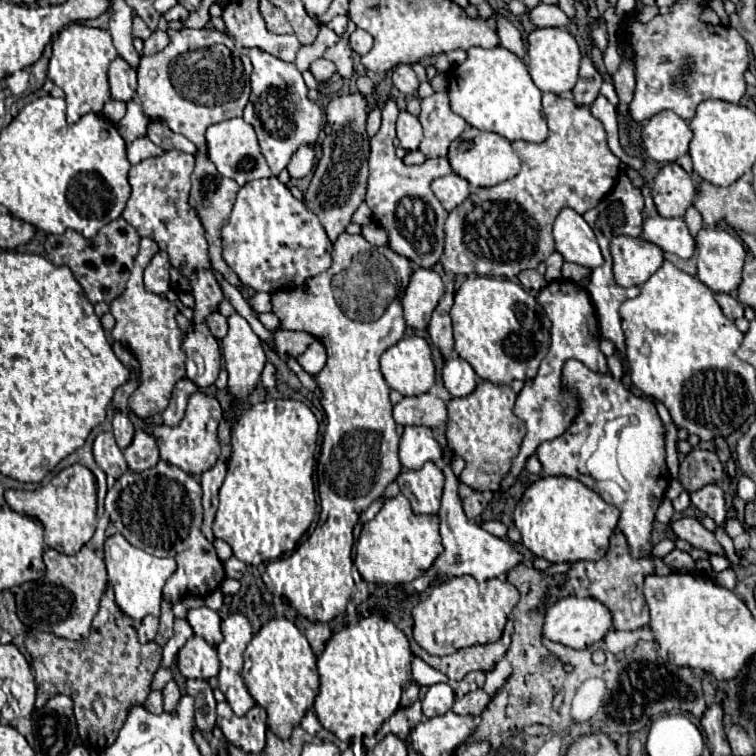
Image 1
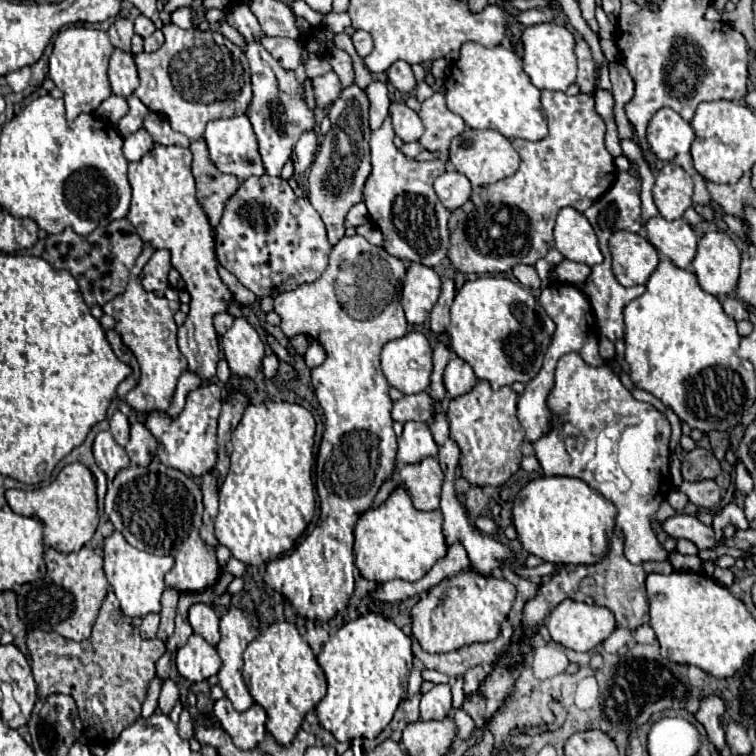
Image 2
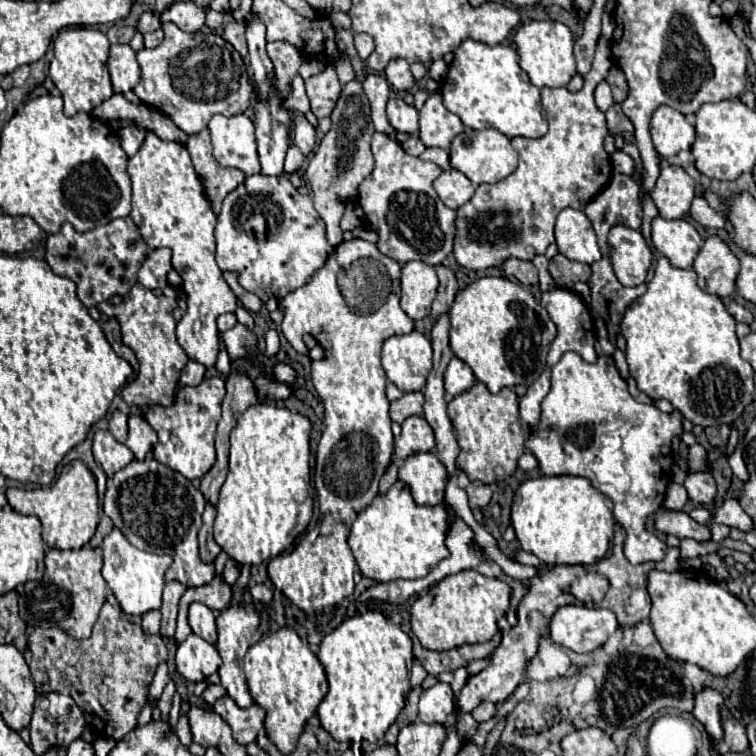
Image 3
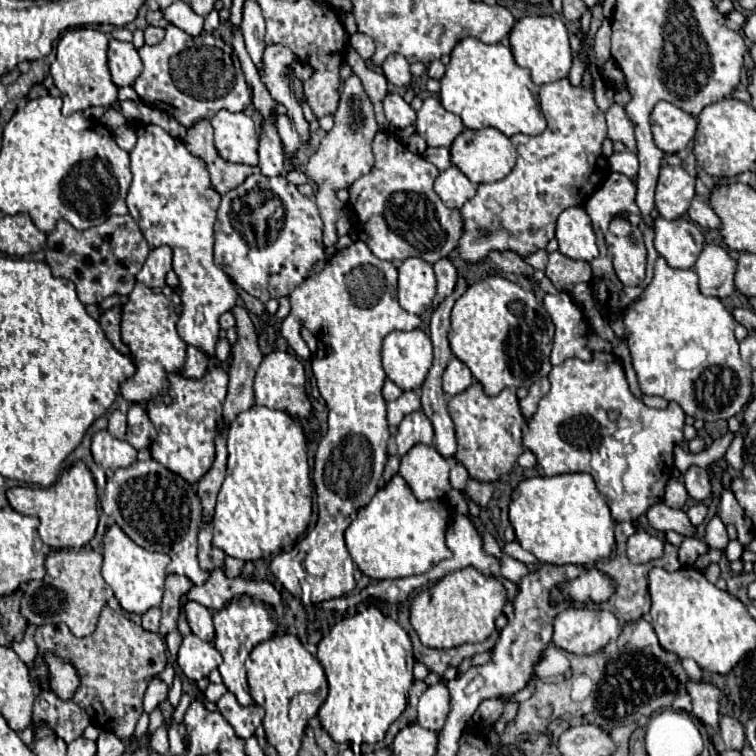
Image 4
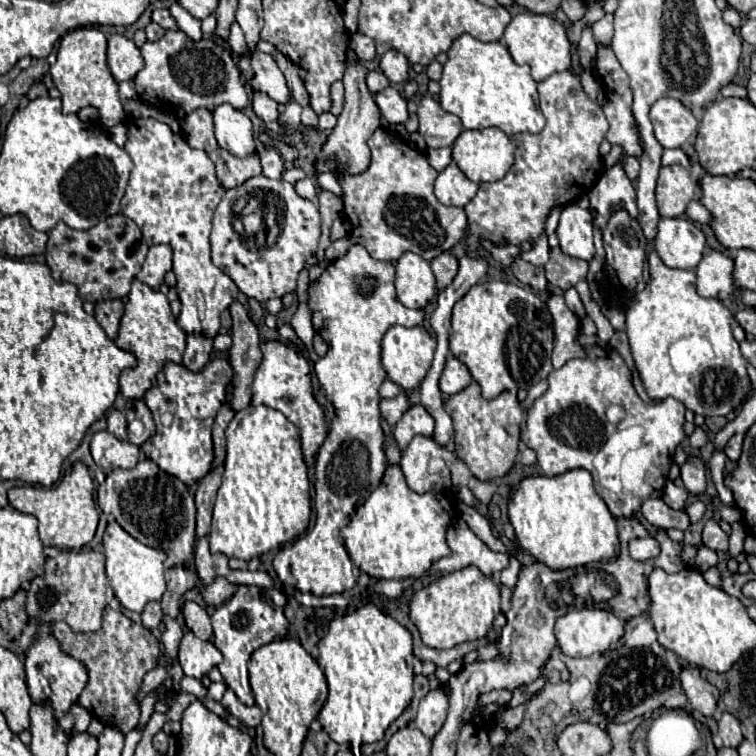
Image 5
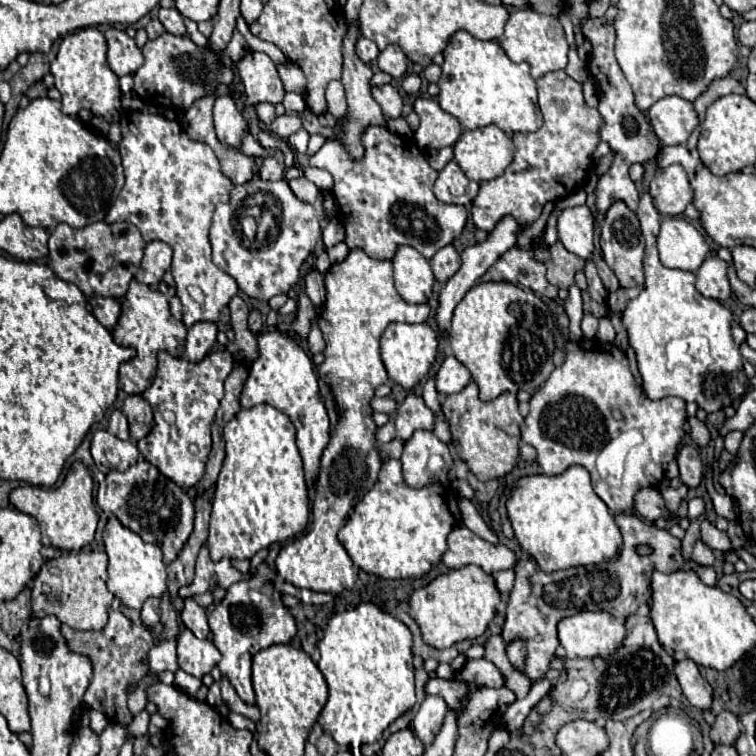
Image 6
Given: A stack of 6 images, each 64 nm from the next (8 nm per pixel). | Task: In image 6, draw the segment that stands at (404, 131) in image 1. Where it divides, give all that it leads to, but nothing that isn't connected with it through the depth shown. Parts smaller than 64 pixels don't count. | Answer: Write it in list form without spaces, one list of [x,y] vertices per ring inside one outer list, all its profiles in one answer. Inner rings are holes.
[[[392,84],[372,86],[372,96],[380,104],[386,118],[398,118],[402,112],[402,98]]]

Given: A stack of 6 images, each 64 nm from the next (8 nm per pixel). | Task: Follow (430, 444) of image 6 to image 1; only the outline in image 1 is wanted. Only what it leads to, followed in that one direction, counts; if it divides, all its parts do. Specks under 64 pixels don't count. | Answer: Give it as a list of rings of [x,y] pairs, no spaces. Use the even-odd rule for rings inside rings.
[[[426,462],[418,470],[404,468],[396,482],[416,514],[436,514],[440,510],[444,474],[434,462]]]

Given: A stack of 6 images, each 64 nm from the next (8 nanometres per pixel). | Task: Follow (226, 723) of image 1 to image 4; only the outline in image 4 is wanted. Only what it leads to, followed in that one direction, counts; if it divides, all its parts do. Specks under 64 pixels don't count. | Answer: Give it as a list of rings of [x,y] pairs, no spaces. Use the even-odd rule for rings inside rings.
[[[226,692],[218,700],[218,708],[220,708],[220,714],[234,726],[234,730],[240,738],[250,738],[254,734],[254,730],[262,724],[262,718],[264,718],[264,710],[260,706],[244,708],[238,704],[238,700],[236,700],[236,696],[232,696],[232,692]]]

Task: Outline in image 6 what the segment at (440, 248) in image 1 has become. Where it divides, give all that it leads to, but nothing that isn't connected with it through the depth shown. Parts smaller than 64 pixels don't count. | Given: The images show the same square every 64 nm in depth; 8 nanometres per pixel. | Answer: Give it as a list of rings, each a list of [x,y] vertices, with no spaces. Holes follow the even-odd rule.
[[[368,126],[362,132],[360,142],[364,146],[364,156],[358,160],[350,156],[348,148],[338,138],[330,138],[310,158],[310,166],[324,168],[334,178],[332,196],[338,202],[338,218],[344,224],[344,230],[346,230],[344,242],[348,248],[360,248],[374,260],[392,260],[396,246],[408,244],[408,246],[416,248],[424,258],[432,258],[442,246],[450,244],[454,238],[460,236],[460,232],[466,224],[468,212],[464,206],[444,204],[444,202],[436,200],[436,196],[432,194],[432,186],[434,186],[438,172],[434,168],[430,168],[426,156],[420,150],[418,150],[418,156],[414,154],[416,152],[414,144],[406,144],[402,138],[390,134],[382,126]]]

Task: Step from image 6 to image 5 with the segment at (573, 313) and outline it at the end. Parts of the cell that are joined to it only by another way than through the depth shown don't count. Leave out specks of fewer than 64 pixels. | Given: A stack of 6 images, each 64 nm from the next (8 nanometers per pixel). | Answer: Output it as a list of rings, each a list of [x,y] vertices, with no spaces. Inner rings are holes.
[[[570,288],[566,294],[564,294],[564,300],[566,300],[566,304],[568,304],[568,308],[574,312],[574,316],[578,318],[578,320],[582,320],[584,316],[586,316],[586,310],[584,310],[584,304],[582,304],[582,300],[580,300],[580,296],[578,296],[578,292],[576,292],[576,288]]]

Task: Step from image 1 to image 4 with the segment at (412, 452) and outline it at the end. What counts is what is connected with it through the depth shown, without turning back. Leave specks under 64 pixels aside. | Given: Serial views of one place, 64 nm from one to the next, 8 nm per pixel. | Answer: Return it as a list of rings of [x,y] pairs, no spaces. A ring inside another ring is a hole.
[[[416,410],[412,414],[408,414],[400,426],[398,426],[398,434],[396,434],[396,444],[398,444],[398,454],[404,456],[416,442],[422,444],[430,444],[434,436],[432,430],[432,422],[428,420],[428,416],[424,416],[422,410]]]

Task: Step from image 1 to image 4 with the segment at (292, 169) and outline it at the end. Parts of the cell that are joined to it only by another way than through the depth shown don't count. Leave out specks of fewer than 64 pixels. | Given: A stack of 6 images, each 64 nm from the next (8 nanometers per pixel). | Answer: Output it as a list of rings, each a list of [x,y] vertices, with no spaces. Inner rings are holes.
[[[266,46],[264,76],[260,80],[266,84],[270,96],[288,108],[288,116],[294,120],[300,138],[308,140],[308,122],[304,122],[302,108],[290,90],[290,62],[294,62],[294,54],[286,46]]]

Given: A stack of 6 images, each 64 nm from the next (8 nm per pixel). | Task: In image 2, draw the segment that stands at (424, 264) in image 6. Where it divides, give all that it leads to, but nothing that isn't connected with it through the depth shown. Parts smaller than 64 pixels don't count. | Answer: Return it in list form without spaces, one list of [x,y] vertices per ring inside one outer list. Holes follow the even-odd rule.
[[[416,264],[406,270],[402,284],[402,308],[406,312],[408,324],[424,324],[430,320],[430,310],[440,296],[440,276],[434,268]]]

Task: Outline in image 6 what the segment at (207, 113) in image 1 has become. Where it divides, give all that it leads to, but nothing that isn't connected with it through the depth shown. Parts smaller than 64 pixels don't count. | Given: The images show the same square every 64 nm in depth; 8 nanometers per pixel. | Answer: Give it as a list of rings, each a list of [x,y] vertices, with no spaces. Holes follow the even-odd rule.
[[[164,32],[156,40],[148,40],[142,46],[142,54],[144,64],[134,72],[134,90],[142,102],[158,108],[186,110],[196,98],[212,94],[218,84],[230,84],[232,80],[232,70],[224,66],[224,62],[216,64],[216,80],[212,80],[214,54],[208,48],[198,48],[186,36],[172,36]]]

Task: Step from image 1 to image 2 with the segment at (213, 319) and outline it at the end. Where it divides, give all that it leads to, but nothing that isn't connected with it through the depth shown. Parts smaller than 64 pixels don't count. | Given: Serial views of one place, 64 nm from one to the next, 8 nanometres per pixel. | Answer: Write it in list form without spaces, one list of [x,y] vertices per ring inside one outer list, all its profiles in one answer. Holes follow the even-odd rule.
[[[224,312],[224,314],[218,314],[216,318],[214,318],[214,328],[216,328],[216,332],[222,336],[230,326],[234,324],[234,316],[232,314],[228,314],[228,312]]]

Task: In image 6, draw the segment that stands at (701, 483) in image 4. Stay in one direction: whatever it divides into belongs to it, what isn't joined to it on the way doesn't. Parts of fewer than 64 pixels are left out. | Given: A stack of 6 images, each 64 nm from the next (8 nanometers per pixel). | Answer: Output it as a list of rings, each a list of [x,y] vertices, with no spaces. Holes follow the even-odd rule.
[[[682,444],[676,454],[680,466],[680,480],[686,486],[698,486],[702,482],[702,462],[694,444]]]

